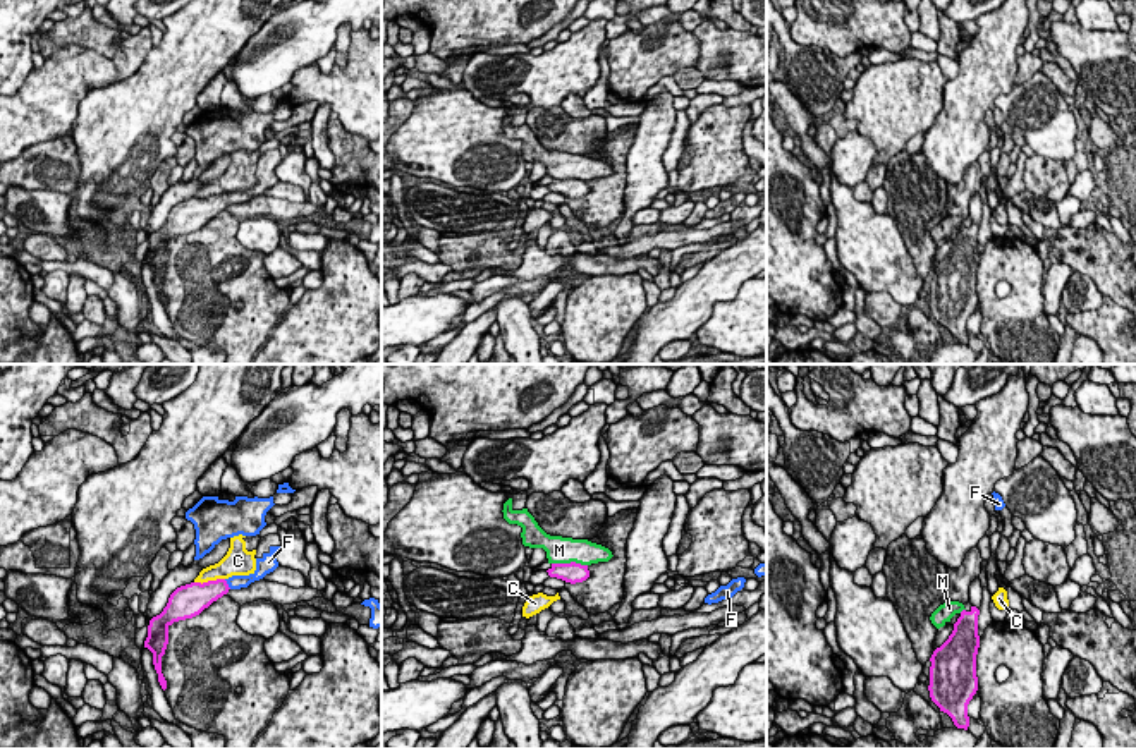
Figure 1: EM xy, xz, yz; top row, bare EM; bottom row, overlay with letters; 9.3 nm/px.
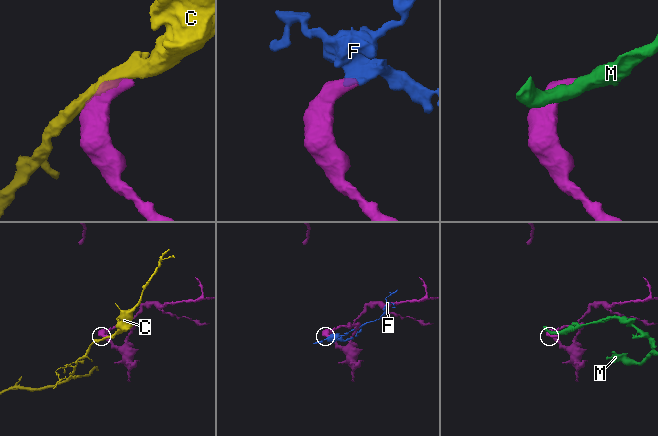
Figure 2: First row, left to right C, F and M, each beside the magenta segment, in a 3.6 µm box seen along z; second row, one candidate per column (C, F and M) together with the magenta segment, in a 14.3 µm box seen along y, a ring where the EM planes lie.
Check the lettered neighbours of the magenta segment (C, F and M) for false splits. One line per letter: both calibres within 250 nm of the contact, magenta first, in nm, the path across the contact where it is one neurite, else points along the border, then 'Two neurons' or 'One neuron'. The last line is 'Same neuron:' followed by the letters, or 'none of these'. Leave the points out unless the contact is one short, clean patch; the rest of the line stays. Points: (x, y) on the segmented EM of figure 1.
C: Thickness 300 nm (magenta) against 200 nm. Two neurons
F: Thickness 220 nm (magenta) against 130 nm. Path across: xy (203, 595), (227, 584), (236, 581). One neuron
M: Thickness 200 nm (magenta) against 260 nm. Two neurons
Same neuron: F

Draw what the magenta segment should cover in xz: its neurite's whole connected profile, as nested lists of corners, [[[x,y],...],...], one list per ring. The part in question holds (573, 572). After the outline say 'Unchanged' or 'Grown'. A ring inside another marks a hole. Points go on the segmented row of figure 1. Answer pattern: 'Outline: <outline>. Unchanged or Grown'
Outline: [[[576,562],[552,563],[552,567],[547,572],[550,577],[557,577],[571,584],[583,582],[589,577],[588,565],[581,565]]]. Unchanged

